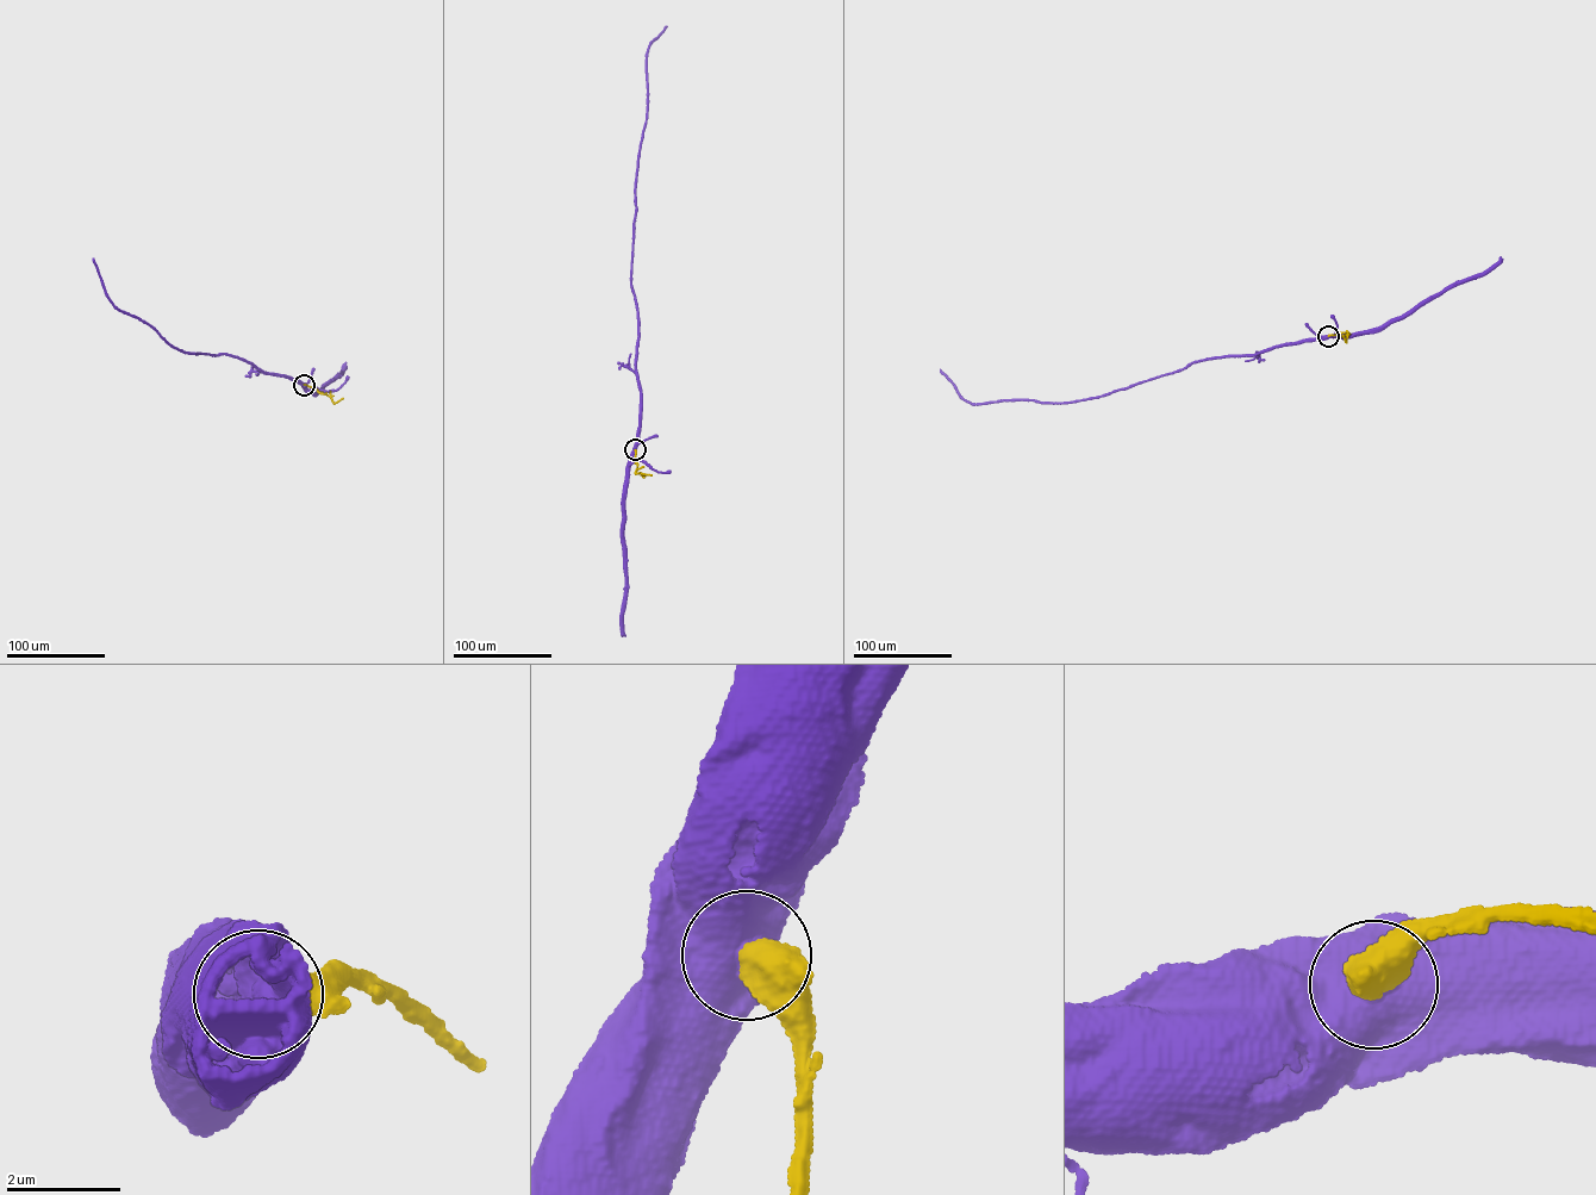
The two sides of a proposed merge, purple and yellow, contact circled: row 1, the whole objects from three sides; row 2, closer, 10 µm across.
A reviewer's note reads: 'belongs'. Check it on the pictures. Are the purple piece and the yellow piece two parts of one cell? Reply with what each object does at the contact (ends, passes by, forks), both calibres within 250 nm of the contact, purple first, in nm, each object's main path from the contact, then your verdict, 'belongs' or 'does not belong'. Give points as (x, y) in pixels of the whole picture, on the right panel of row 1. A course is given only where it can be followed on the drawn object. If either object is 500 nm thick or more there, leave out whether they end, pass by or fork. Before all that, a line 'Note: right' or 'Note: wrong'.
Note: wrong
750/600 nm | purple via (1328, 336), (1363, 333), (1396, 321), (1477, 275) | yellow via (1328, 336), (1348, 334), (1346, 342), (1342, 335) | does not belong

